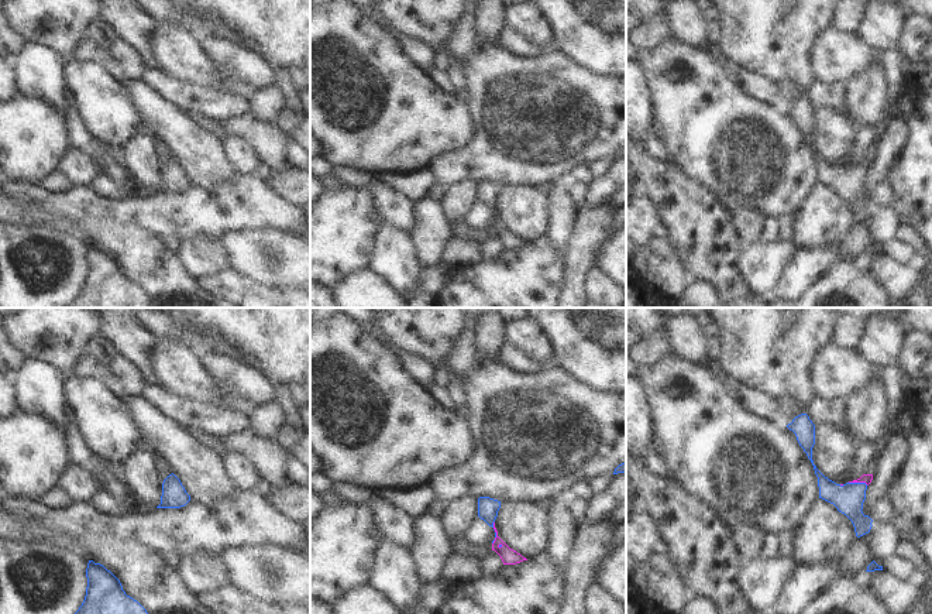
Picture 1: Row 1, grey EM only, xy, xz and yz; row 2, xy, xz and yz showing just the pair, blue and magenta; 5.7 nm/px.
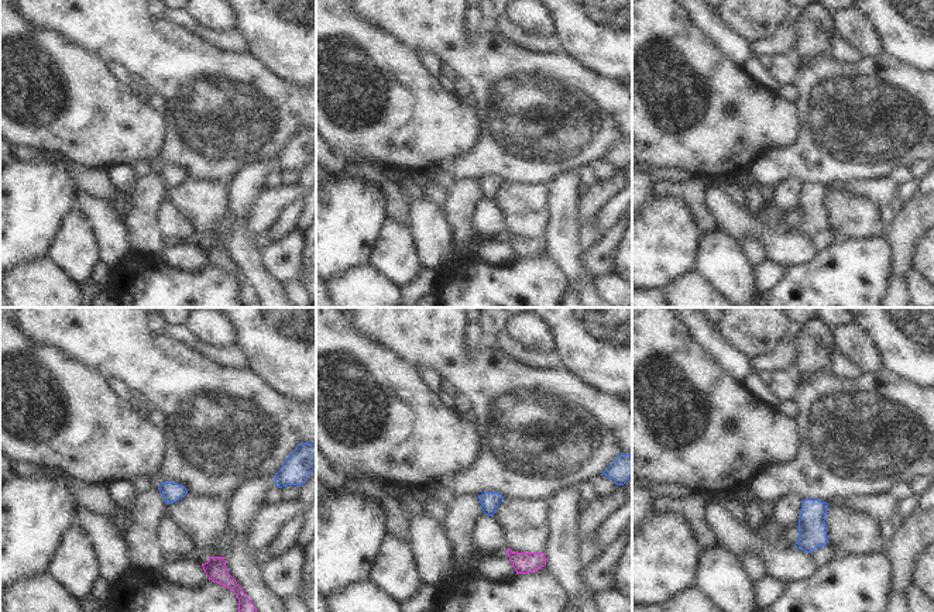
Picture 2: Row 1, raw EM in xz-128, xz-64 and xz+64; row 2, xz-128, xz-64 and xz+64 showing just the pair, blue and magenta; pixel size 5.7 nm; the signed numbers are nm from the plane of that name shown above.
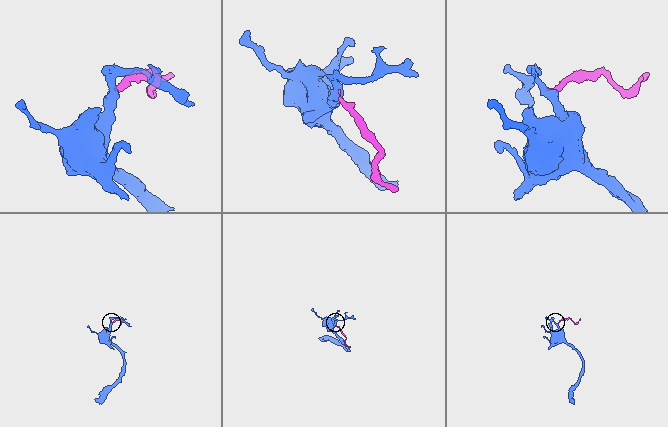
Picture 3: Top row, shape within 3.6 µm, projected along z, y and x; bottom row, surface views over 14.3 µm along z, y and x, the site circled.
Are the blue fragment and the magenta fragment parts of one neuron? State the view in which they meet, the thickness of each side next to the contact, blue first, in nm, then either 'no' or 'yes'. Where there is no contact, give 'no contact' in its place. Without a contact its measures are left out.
xz | 120/90 nm | yes

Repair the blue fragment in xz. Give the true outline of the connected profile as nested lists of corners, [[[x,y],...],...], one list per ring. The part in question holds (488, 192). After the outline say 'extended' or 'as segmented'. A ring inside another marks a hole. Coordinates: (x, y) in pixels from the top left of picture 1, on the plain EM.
[[[479,181],[478,182],[478,200],[484,203],[489,210],[495,215],[495,223],[492,224],[492,234],[495,234],[503,248],[516,248],[523,244],[527,244],[516,234],[510,233],[499,220],[495,212],[495,203],[498,200],[498,195],[501,192],[501,185],[489,182],[489,181]]] | extended

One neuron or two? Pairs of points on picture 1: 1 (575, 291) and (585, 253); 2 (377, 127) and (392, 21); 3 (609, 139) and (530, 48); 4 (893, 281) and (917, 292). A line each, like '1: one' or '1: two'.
1: one
2: two
3: two
4: two

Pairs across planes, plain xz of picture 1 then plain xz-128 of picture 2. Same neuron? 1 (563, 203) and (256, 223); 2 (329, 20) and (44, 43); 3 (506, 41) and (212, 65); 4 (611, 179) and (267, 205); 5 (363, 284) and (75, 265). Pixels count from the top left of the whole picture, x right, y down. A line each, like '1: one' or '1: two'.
1: two
2: one
3: two
4: one
5: two

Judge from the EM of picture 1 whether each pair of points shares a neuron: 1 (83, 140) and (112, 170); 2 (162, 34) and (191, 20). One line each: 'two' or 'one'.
1: one
2: two

